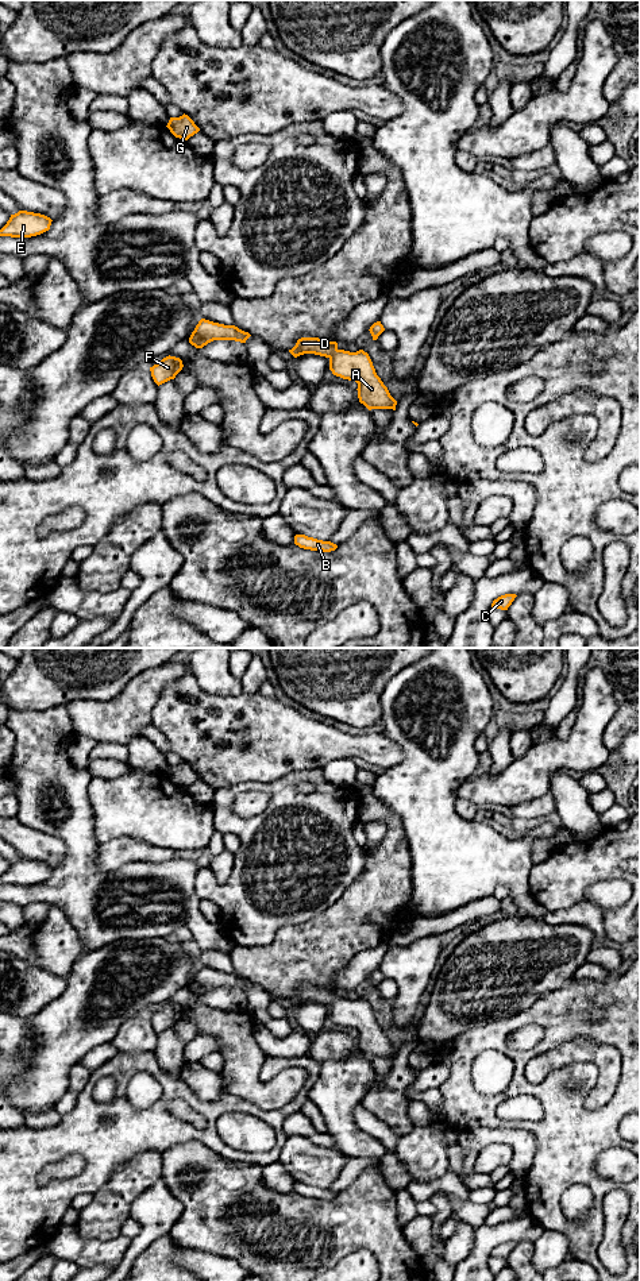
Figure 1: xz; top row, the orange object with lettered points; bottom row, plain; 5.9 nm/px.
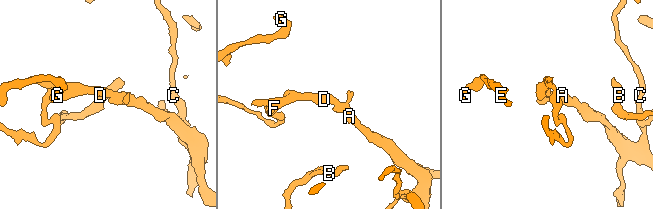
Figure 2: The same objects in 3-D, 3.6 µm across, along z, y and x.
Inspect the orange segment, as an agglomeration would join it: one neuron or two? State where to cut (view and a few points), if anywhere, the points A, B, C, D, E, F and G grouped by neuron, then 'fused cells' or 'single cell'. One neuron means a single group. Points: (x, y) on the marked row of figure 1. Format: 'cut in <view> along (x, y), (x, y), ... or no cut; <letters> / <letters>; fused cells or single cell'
no cut; A B C D E F G; single cell

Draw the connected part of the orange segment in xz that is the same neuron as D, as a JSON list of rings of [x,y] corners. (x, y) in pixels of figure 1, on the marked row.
[[[301,337],[289,352],[297,358],[304,354],[315,354],[329,359],[329,370],[334,375],[358,383],[358,398],[369,410],[393,409],[397,401],[377,375],[367,352],[359,350],[350,352],[338,348],[336,342],[325,342],[319,337]]]

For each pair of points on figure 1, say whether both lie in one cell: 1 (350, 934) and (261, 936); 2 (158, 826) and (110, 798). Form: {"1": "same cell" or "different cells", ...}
{"1": "different cells", "2": "same cell"}

